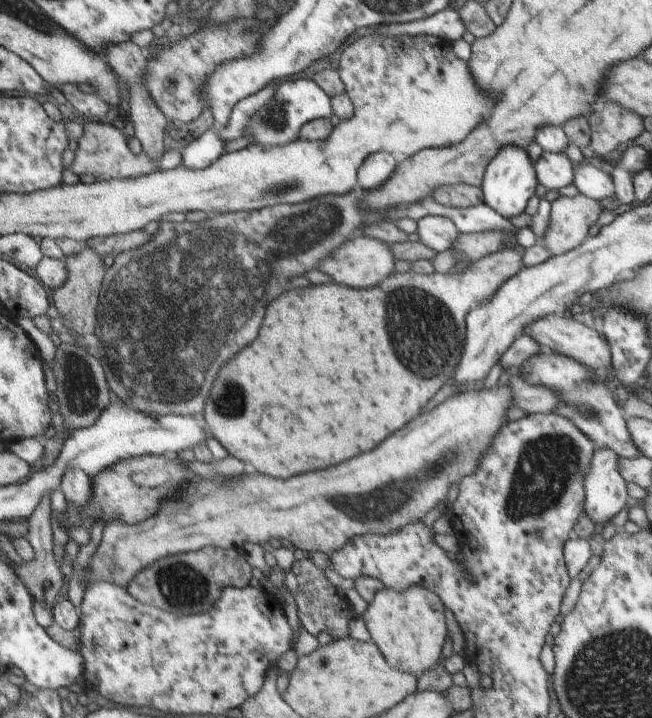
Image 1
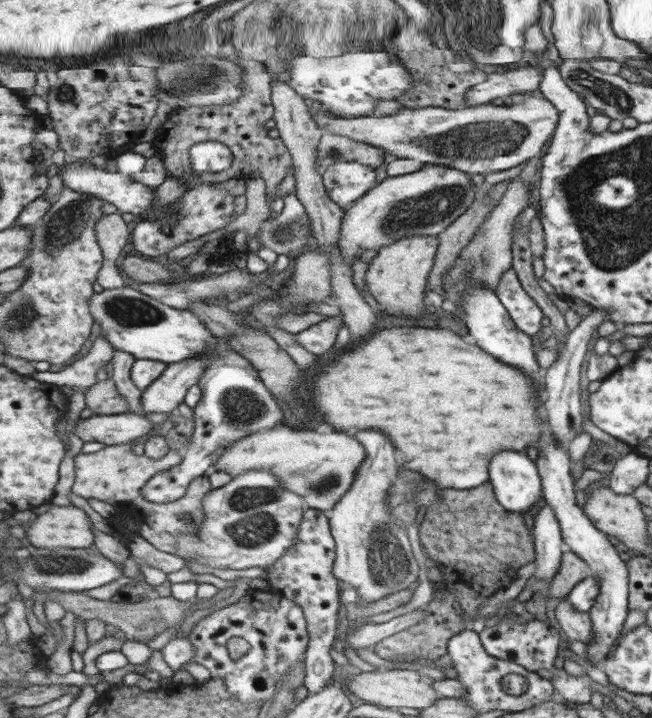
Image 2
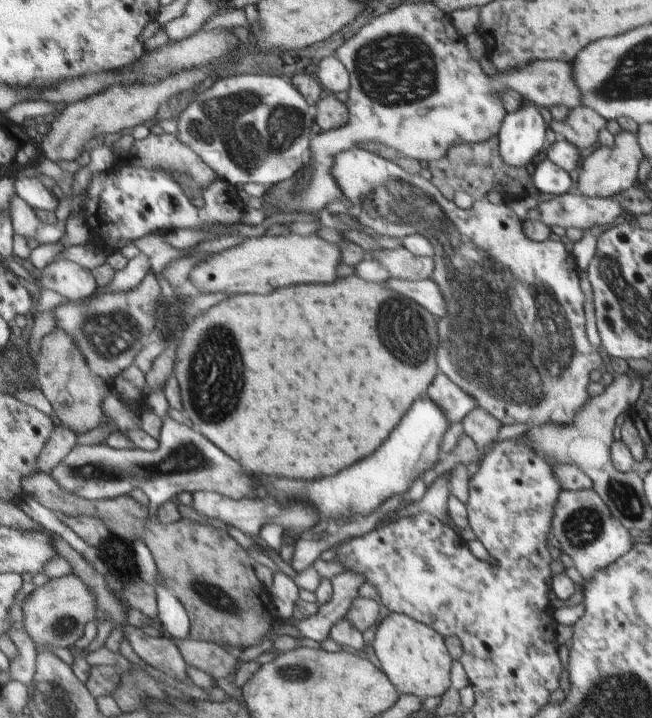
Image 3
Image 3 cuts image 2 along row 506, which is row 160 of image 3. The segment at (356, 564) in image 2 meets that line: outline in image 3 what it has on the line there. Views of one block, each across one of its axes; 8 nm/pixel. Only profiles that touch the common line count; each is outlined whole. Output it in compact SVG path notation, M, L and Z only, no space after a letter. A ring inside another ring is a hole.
M358 146L350 147L348 151L341 152L333 160L332 176L341 191L352 204L351 214L356 214L356 220L365 228L371 228L376 234L384 234L389 237L404 238L409 235L421 233L427 238L434 248L434 259L436 267L433 270L432 279L438 285L446 302L449 302L448 316L436 318L438 321L438 332L441 336L441 346L438 351L439 366L456 386L459 386L466 394L475 400L478 407L488 411L502 425L514 424L514 428L538 428L545 424L570 424L574 416L588 400L594 396L586 394L589 382L596 380L599 368L607 367L600 348L594 348L588 340L586 332L586 312L584 312L585 294L580 284L582 264L578 264L578 256L574 256L571 245L562 243L562 240L546 239L545 241L533 241L526 236L524 224L518 215L508 207L507 202L503 204L489 203L487 198L475 200L469 209L459 209L454 201L448 200L431 181L424 177L411 175L400 165L388 158L382 158L376 153L364 150Z

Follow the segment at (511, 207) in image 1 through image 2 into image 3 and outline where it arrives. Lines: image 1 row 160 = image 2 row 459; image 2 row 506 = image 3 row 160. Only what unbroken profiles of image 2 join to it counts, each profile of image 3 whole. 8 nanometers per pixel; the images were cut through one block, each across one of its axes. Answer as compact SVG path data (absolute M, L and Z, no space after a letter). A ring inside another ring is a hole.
M522 99L518 109L506 114L501 124L500 154L510 166L526 166L544 146L546 123L538 106Z

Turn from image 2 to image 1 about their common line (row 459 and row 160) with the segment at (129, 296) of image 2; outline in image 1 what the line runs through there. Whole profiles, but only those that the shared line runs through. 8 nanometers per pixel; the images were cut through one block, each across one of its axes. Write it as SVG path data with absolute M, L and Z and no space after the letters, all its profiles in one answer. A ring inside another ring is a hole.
M211 128L199 139L184 145L184 166L192 170L204 170L218 162L228 152L228 142Z

